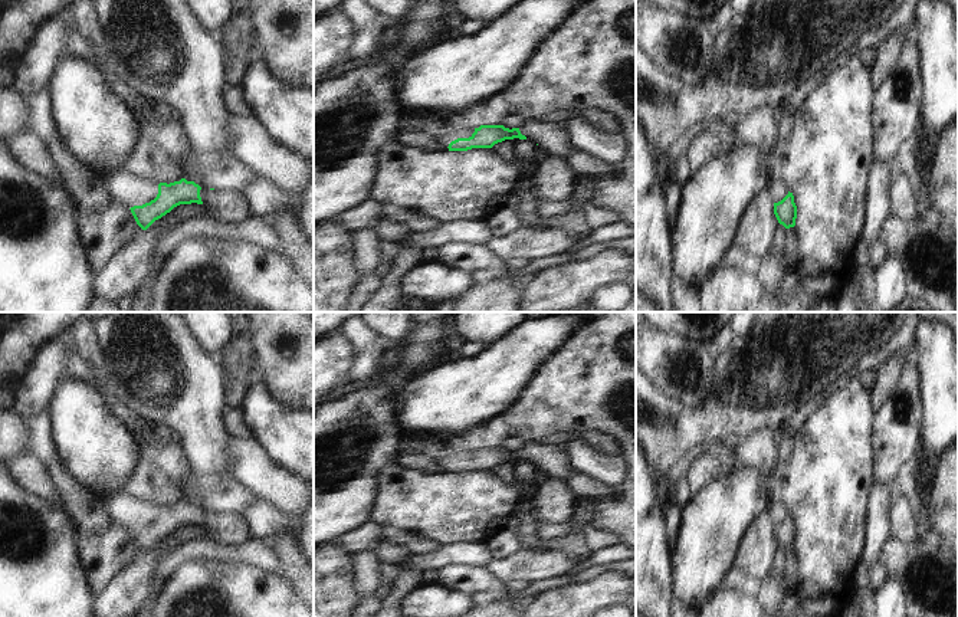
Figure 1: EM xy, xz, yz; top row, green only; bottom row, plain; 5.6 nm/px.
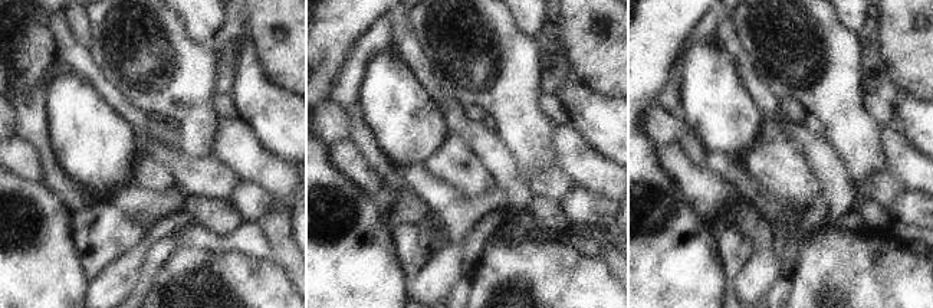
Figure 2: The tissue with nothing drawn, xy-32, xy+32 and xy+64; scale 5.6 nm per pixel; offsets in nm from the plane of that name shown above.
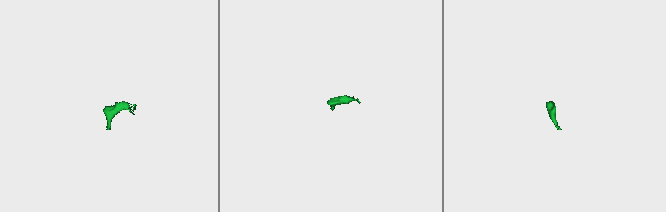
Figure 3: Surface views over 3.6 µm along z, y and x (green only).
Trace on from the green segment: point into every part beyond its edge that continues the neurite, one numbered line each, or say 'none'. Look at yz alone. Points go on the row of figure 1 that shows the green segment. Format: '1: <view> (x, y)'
1: yz (778, 190)

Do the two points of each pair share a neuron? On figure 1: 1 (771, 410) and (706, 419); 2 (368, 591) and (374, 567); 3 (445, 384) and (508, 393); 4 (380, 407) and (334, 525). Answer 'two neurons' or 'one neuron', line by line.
1: one neuron
2: one neuron
3: one neuron
4: one neuron

